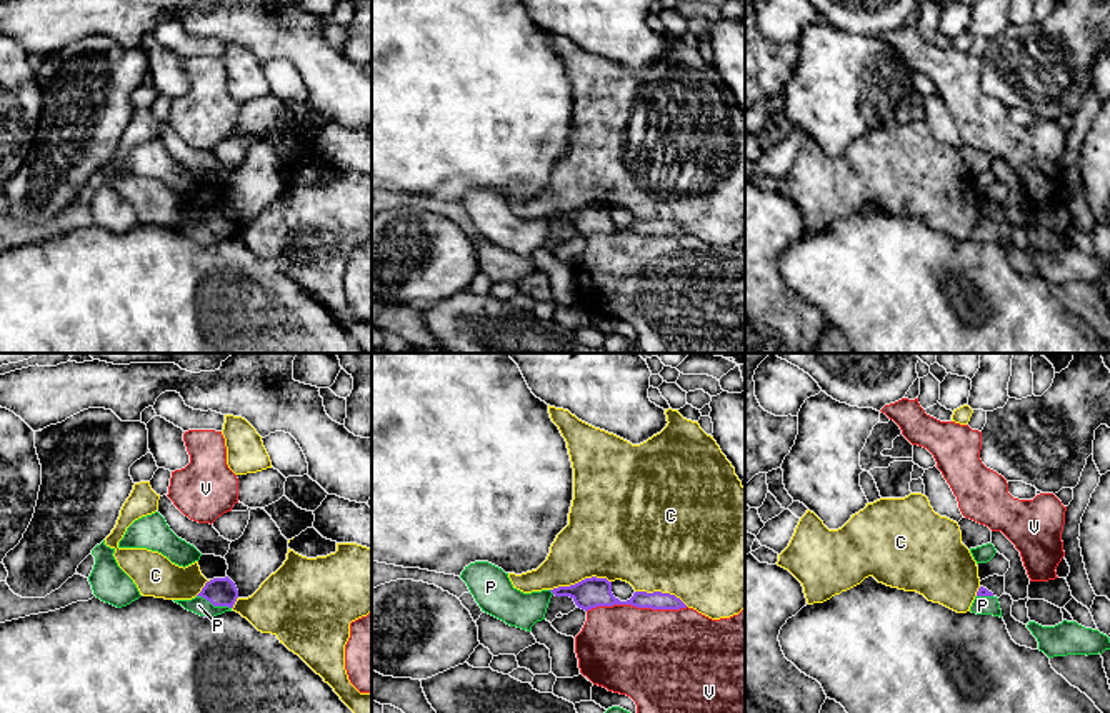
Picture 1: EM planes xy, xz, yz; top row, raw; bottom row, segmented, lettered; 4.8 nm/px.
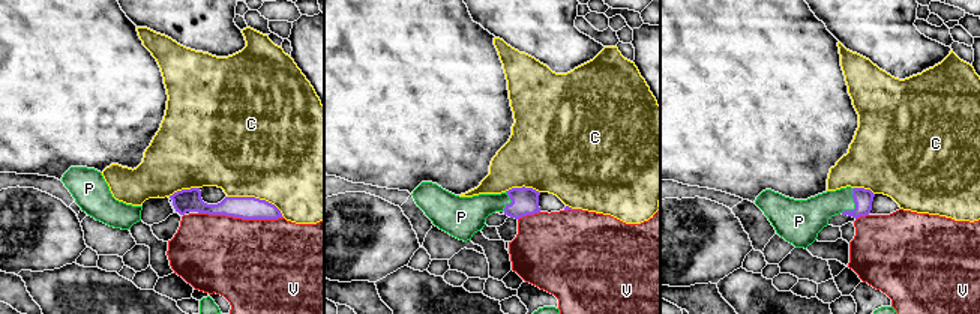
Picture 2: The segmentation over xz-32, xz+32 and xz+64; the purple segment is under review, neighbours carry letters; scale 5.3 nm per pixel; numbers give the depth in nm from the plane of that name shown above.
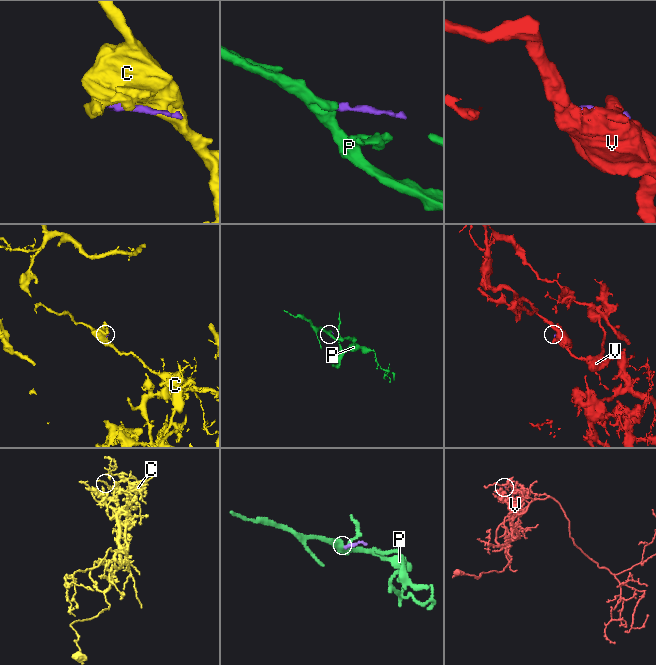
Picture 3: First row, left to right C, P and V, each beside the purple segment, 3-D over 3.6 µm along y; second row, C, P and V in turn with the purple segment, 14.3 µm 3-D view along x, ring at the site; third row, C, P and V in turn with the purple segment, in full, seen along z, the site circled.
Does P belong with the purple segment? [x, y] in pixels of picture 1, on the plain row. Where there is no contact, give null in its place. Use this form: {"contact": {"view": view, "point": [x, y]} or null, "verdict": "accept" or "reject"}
{"contact": {"view": "xy", "point": [214, 232]}, "verdict": "accept"}

